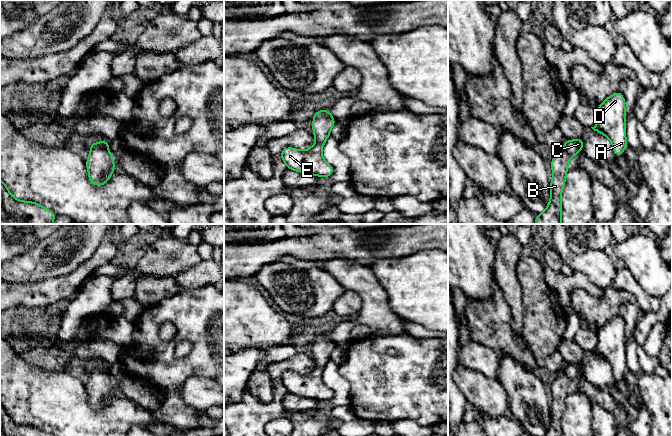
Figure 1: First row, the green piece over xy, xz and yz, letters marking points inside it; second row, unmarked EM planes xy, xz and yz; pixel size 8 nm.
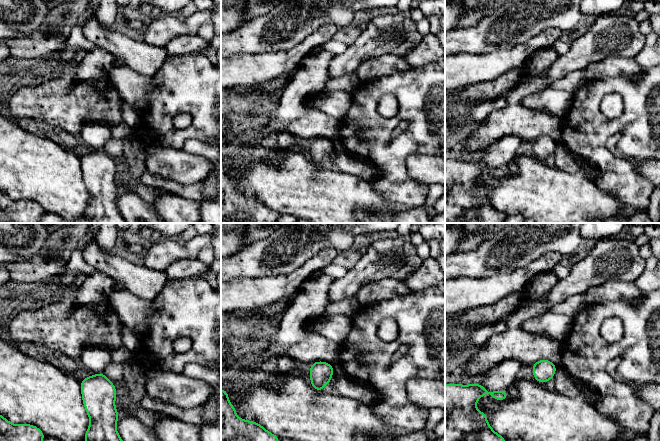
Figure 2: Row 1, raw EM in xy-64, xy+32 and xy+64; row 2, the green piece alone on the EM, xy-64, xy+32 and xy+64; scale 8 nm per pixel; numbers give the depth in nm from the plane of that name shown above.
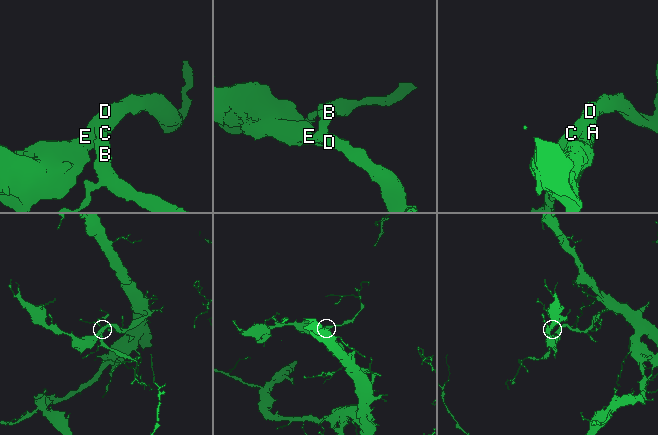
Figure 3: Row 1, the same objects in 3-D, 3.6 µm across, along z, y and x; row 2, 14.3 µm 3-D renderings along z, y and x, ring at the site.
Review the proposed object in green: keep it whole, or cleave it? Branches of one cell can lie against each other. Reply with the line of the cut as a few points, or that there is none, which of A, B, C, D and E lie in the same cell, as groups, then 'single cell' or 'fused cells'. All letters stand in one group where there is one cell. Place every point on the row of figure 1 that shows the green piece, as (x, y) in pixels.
no cut; A B C D E; single cell

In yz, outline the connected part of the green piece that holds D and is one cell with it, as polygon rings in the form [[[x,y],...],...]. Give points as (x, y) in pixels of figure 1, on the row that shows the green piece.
[[[618,91],[608,96],[597,109],[597,123],[591,128],[605,135],[611,141],[615,156],[620,157],[627,147],[624,95]]]

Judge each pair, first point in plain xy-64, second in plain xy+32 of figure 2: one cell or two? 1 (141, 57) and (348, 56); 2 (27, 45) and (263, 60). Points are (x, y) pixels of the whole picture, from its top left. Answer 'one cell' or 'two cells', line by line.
1: two cells
2: two cells

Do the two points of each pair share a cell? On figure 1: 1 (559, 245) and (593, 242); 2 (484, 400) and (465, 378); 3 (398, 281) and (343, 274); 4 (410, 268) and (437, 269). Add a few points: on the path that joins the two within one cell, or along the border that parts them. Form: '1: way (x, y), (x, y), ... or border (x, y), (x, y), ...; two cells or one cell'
1: border (565, 234), (567, 246), (573, 252), (591, 250); two cells
2: way (482, 395), (470, 383); one cell
3: border (369, 267), (385, 291), (388, 299); two cells
4: way (417, 269), (430, 269); one cell

